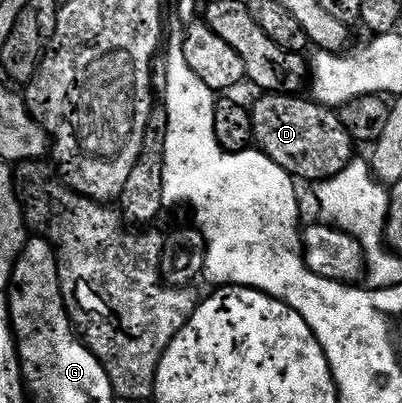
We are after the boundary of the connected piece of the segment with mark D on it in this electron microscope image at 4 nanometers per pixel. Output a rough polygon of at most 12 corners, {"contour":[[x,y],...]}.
{"contour":[[261,94],[253,139],[298,181],[355,159],[340,115],[301,94]]}

